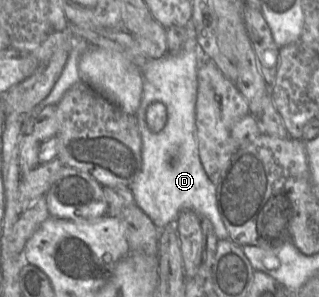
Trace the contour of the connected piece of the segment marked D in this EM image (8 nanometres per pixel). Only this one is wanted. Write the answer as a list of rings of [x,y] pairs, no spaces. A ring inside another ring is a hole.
[[[189,23],[183,48],[176,54],[149,59],[141,69],[143,92],[135,114],[141,137],[141,170],[130,186],[135,204],[151,219],[158,229],[174,225],[182,210],[196,212],[207,218],[218,239],[227,239],[228,232],[220,218],[216,204],[216,186],[210,181],[201,164],[195,136],[195,103],[197,70],[204,59],[197,41],[196,30]],[[153,102],[161,102],[167,109],[164,128],[153,133],[146,123],[146,110]]]

